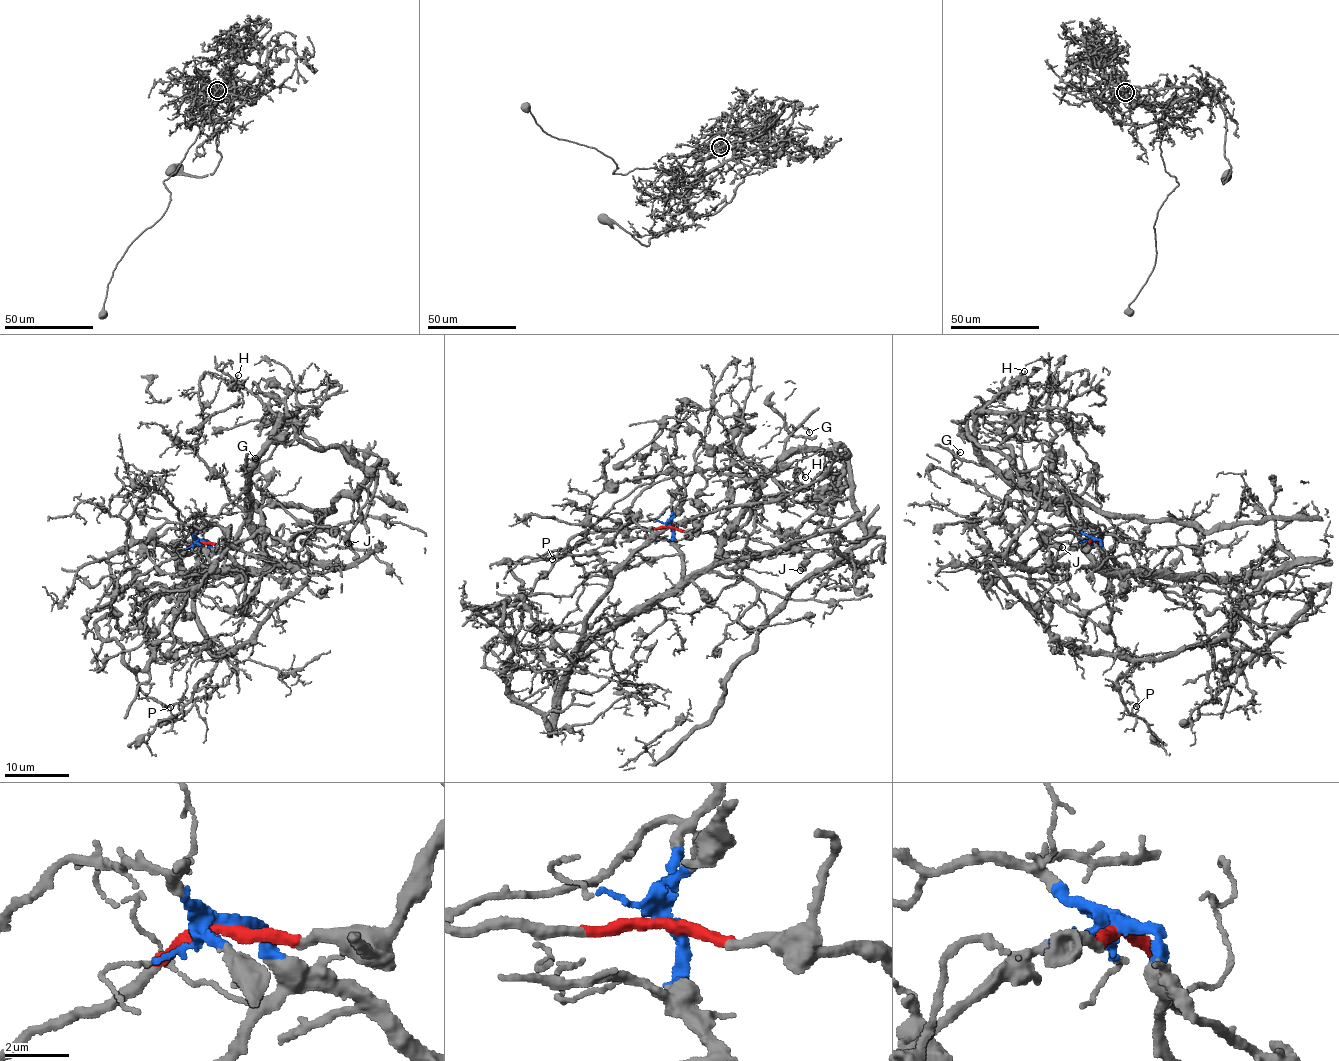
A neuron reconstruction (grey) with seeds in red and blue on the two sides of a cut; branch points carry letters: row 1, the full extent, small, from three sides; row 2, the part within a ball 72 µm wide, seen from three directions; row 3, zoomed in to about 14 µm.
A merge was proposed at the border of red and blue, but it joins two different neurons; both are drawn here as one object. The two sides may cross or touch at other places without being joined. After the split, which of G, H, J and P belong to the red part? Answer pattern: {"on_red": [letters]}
{"on_red": ["J"]}

